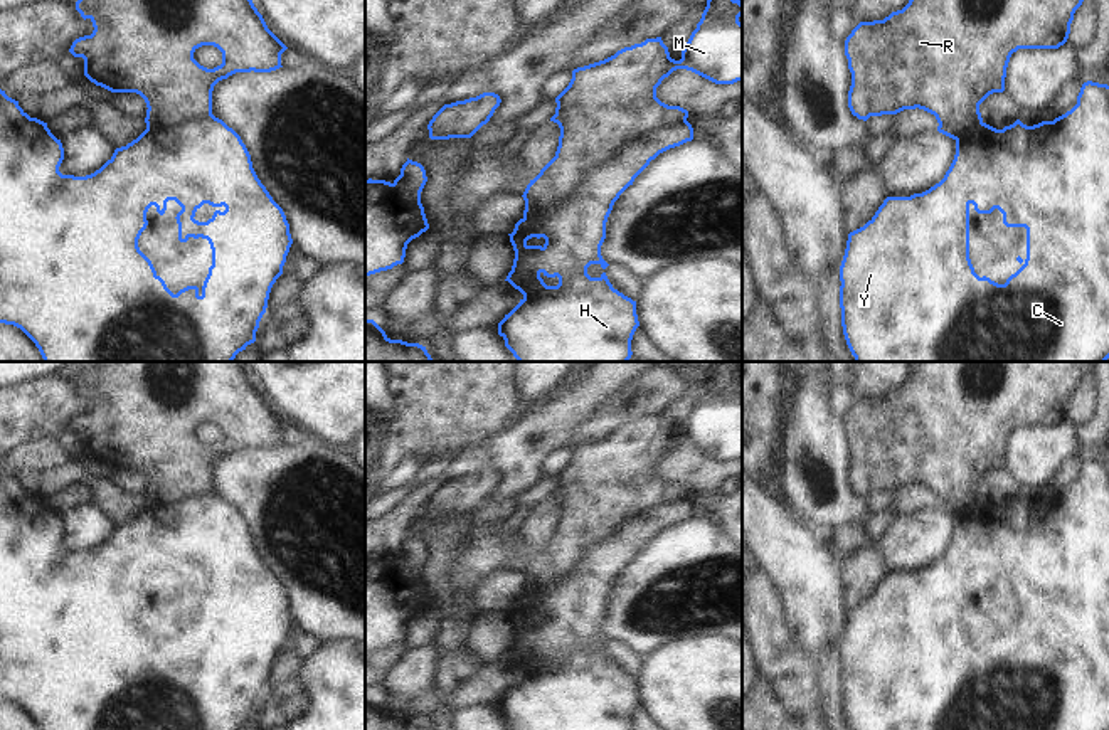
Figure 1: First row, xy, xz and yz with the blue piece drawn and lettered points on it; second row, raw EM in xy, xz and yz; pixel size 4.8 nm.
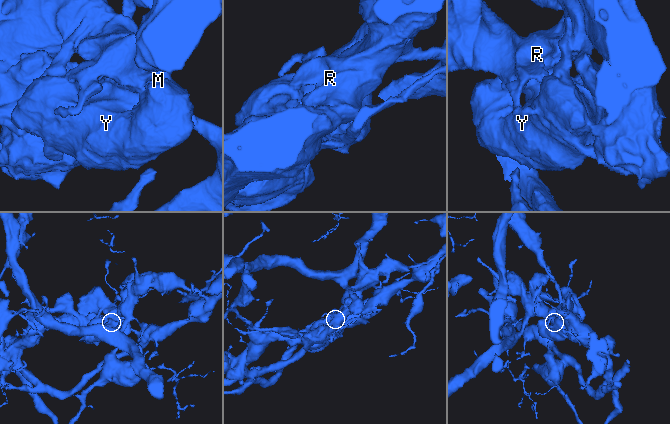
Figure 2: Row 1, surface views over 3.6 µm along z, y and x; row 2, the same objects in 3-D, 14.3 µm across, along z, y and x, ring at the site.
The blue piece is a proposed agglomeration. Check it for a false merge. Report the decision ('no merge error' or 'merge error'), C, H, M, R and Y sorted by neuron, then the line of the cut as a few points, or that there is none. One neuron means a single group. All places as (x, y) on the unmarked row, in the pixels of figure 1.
merge error; C H M Y / R; cut in xz along (685, 497), (636, 513), (567, 574), (546, 589), (524, 594)

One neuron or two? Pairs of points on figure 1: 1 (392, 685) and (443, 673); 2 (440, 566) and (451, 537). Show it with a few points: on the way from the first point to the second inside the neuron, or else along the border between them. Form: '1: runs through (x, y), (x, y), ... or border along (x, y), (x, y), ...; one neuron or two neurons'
1: border along (431, 641), (438, 651), (433, 685); two neurons
2: runs through (441, 559), (441, 547), (445, 544); one neuron

